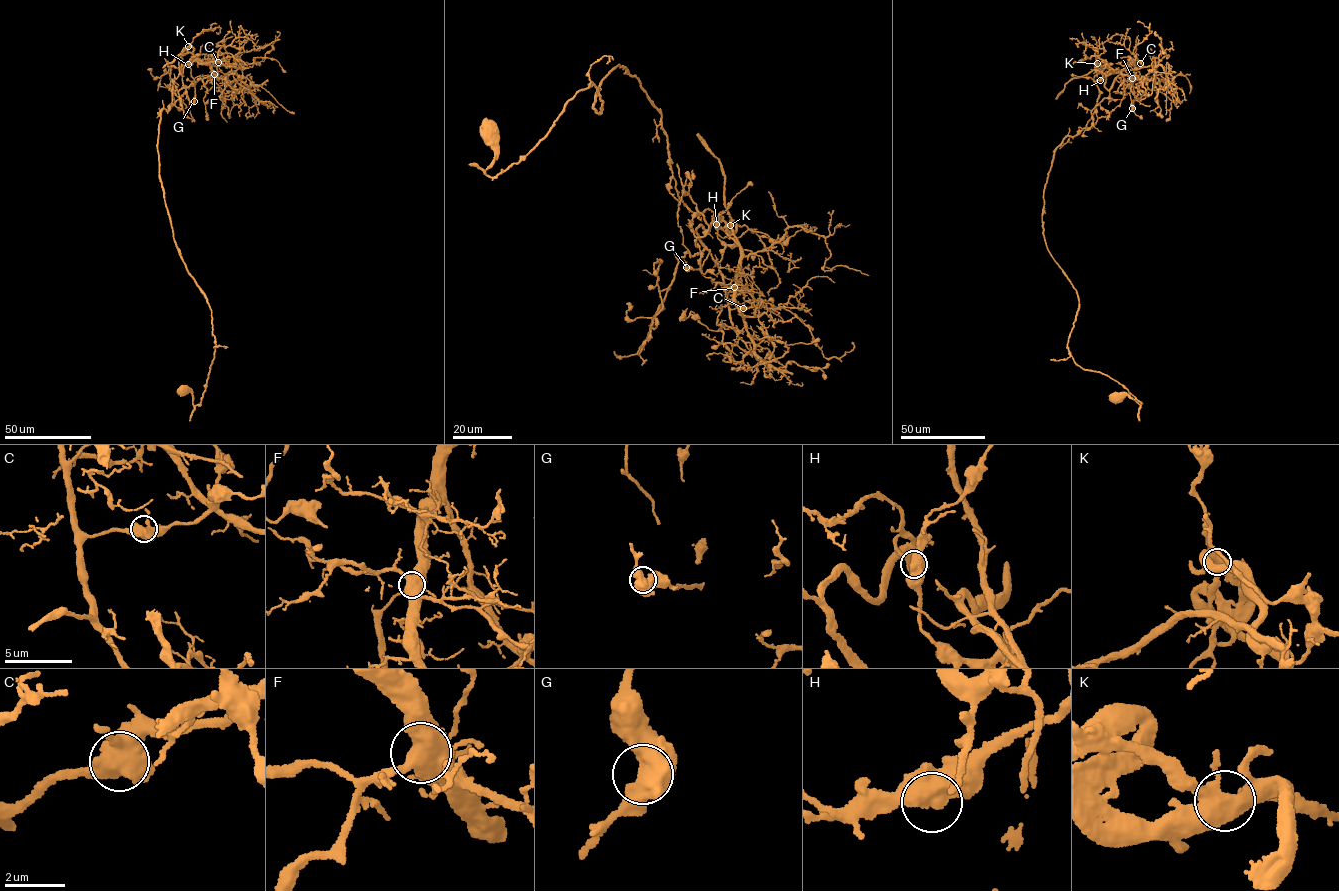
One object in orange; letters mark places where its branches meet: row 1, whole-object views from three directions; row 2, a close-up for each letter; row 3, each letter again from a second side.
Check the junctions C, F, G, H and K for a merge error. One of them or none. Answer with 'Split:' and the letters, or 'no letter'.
Split: K

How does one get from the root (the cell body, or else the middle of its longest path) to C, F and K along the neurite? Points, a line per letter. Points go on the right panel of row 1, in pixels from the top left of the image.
C: (1114, 396), (1140, 404), (1067, 346), (1079, 301), (1043, 190), (1095, 109), (1096, 63), (1140, 63)
F: (1114, 396), (1140, 404), (1074, 362), (1079, 301), (1042, 214), (1053, 151), (1095, 109), (1096, 63), (1132, 78)
K: (1114, 396), (1140, 404), (1074, 362), (1079, 301), (1042, 217), (1053, 151), (1095, 109), (1097, 63)

